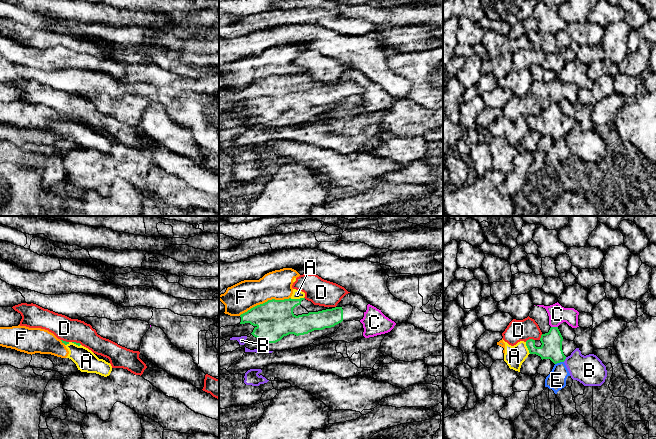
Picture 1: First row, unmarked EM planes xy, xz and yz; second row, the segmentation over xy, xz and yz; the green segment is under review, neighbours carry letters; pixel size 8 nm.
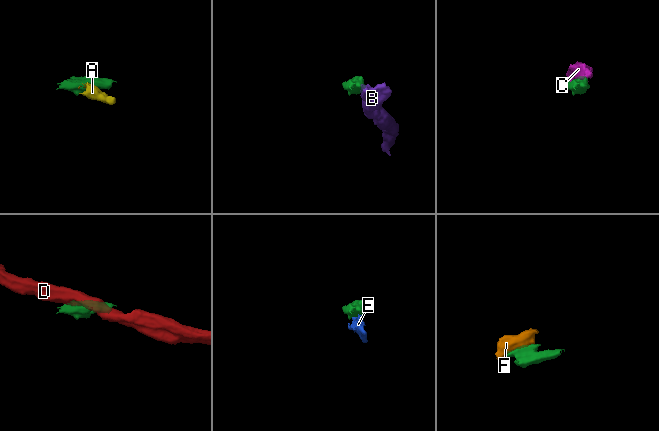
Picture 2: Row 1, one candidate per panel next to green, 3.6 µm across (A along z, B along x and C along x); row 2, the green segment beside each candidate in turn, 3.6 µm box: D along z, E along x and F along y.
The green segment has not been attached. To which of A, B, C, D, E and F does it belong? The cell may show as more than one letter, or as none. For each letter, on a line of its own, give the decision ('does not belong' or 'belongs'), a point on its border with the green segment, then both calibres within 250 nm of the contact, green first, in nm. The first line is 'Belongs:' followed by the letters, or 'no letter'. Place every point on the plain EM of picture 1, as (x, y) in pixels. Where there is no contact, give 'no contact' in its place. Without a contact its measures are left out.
Belongs: no letter
A: does not belong; contact xz (296, 75); calibres 300 and 80 nm
B: does not belong; contact yz (565, 134); calibres 170 and 240 nm
C: does not belong; contact yz (554, 103); calibres 170 and 150 nm
D: does not belong; contact yz (529, 115); calibres 170 and 180 nm
E: does not belong; contact yz (559, 138); calibres 170 and 160 nm
F: does not belong; contact xz (265, 78); calibres 300 and 240 nm

